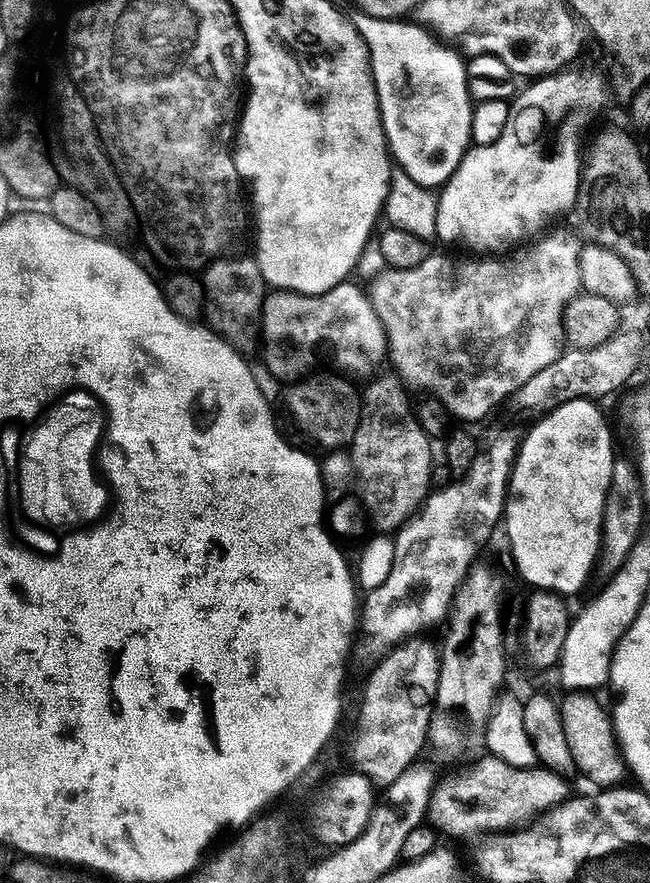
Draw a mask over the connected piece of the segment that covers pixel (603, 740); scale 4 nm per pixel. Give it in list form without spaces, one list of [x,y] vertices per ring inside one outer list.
[[[572,690],[567,693],[565,700],[559,701],[562,730],[566,730],[566,742],[570,746],[570,754],[576,763],[576,771],[588,780],[597,780],[600,786],[616,786],[626,776],[626,765],[620,754],[620,745],[616,743],[616,729],[612,726],[612,718],[607,707],[603,708],[595,700],[593,693],[588,690]]]

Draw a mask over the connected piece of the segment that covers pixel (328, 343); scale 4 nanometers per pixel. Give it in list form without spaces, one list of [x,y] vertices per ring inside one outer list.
[[[345,282],[313,296],[283,290],[265,295],[258,329],[264,335],[264,364],[274,379],[295,382],[320,369],[368,378],[380,363],[385,363],[388,340],[382,322],[369,293],[365,289],[363,292],[359,283],[352,283]]]

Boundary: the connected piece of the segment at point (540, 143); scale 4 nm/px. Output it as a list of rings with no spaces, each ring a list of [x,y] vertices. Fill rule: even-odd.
[[[561,70],[551,76],[542,76],[531,81],[532,84],[524,93],[511,101],[511,115],[502,130],[501,136],[492,144],[477,144],[469,147],[465,152],[462,162],[454,170],[452,177],[442,185],[438,192],[436,205],[438,206],[438,222],[436,223],[436,240],[444,244],[461,244],[469,248],[472,254],[507,254],[517,246],[539,237],[549,227],[551,220],[559,218],[563,212],[572,212],[576,207],[576,195],[580,188],[582,148],[580,150],[580,135],[584,127],[599,114],[604,108],[604,80],[594,72],[572,72],[573,70]]]

